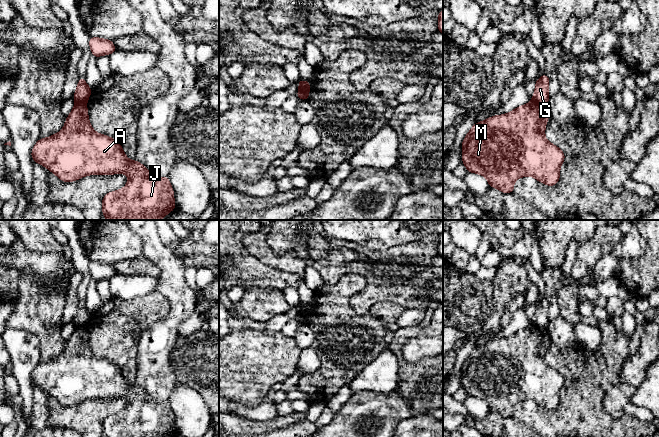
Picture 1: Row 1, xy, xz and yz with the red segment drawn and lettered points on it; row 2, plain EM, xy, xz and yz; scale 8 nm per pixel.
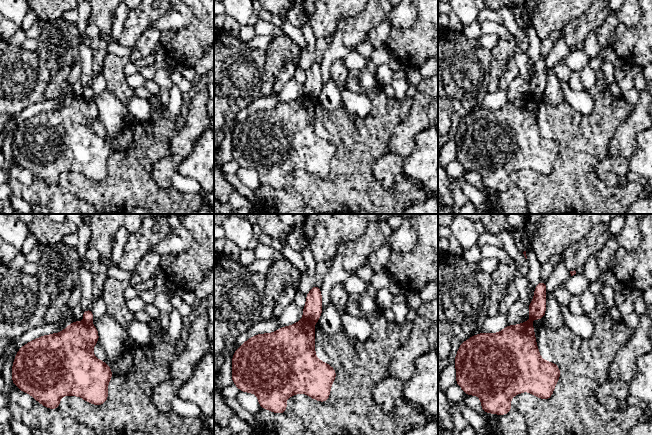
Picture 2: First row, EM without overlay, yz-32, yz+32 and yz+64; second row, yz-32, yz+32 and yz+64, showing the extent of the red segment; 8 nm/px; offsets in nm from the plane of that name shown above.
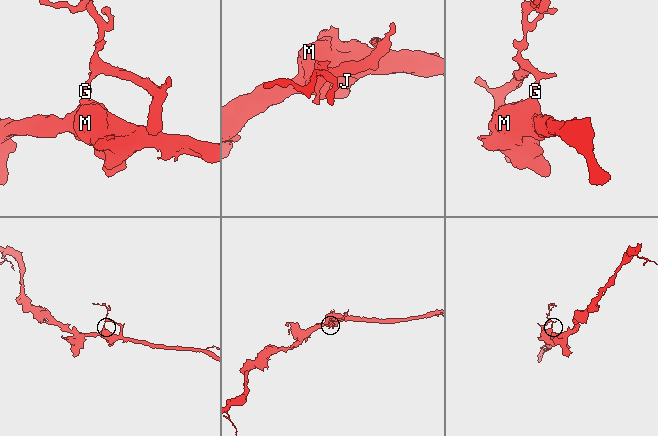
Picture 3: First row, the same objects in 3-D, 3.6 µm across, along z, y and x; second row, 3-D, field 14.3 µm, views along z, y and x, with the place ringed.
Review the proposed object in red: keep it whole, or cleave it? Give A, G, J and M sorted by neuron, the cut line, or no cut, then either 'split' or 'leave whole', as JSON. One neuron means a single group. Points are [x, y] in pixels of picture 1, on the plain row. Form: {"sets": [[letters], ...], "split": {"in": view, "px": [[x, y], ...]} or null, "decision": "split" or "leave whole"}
{"sets": [["A", "J", "M"], ["G"]], "split": {"in": "yz", "px": [[532, 324], [545, 330]]}, "decision": "split"}

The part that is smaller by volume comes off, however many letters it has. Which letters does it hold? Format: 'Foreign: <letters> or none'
Foreign: G

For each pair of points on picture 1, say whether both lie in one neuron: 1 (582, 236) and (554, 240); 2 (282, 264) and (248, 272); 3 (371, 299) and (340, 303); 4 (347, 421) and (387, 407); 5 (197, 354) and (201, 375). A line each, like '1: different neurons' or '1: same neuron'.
1: same neuron
2: different neurons
3: different neurons
4: same neuron
5: same neuron

